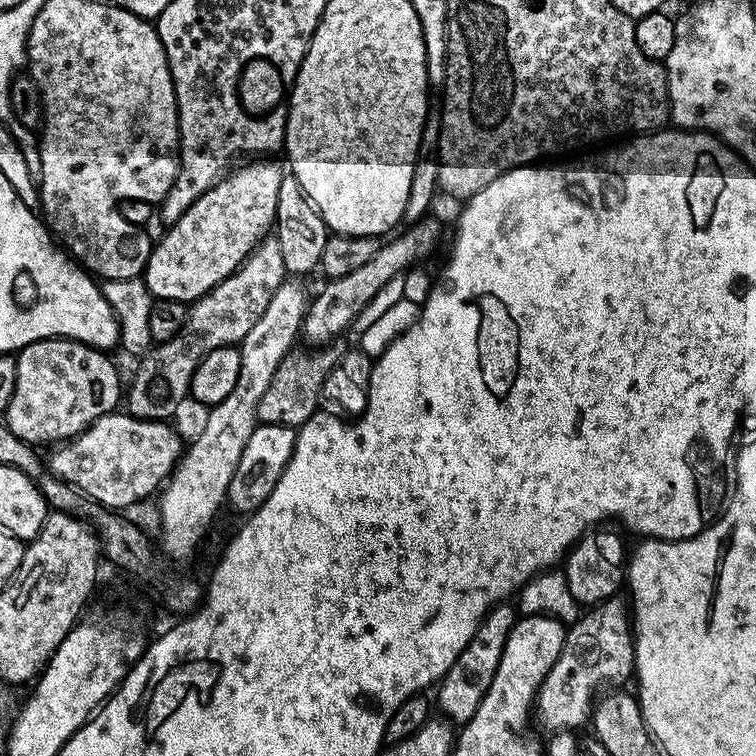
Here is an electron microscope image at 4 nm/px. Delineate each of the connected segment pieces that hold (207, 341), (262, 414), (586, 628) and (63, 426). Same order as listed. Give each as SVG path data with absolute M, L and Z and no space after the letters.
M269 234L226 279L188 308L188 317L174 338L145 352L132 385L126 388L127 411L141 418L172 418L168 416L174 415L184 396L186 400L189 395L192 375L201 358L215 348L239 345L246 334L250 334L254 322L262 318L266 306L270 306L270 298L274 298L278 286L282 286L285 279L282 249L278 247L275 235Z
M340 338L333 339L323 345L322 350L308 350L312 352L290 351L278 366L270 386L266 386L266 394L262 394L258 409L259 423L295 429L305 424L321 407L324 384L332 373L332 367L344 358L346 345L342 341Z
M613 598L589 607L580 619L575 620L565 631L562 654L558 654L558 662L550 666L550 674L546 674L536 695L534 720L535 723L540 723L544 734L577 730L576 728L583 724L585 727L589 723L594 701L601 689L605 686L623 685L620 683L627 676L629 679L633 675L636 646L634 628L629 620L625 601L623 604L620 598Z
M53 338L39 340L21 348L16 356L16 385L14 394L8 403L6 423L9 430L20 440L27 444L41 446L67 442L74 436L80 435L91 426L99 416L113 411L116 404L122 400L122 384L120 376L112 365L111 355L105 354L101 349L92 348L89 344L82 344L79 340L67 338Z

